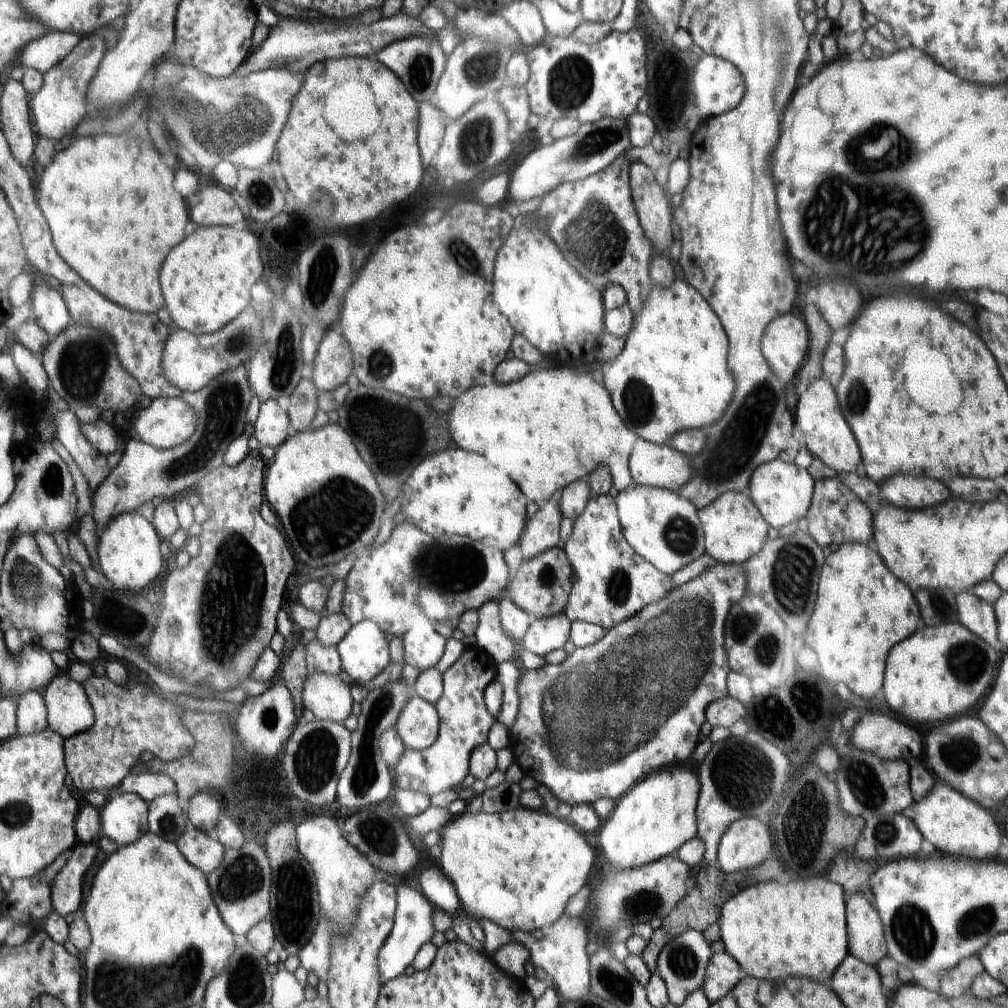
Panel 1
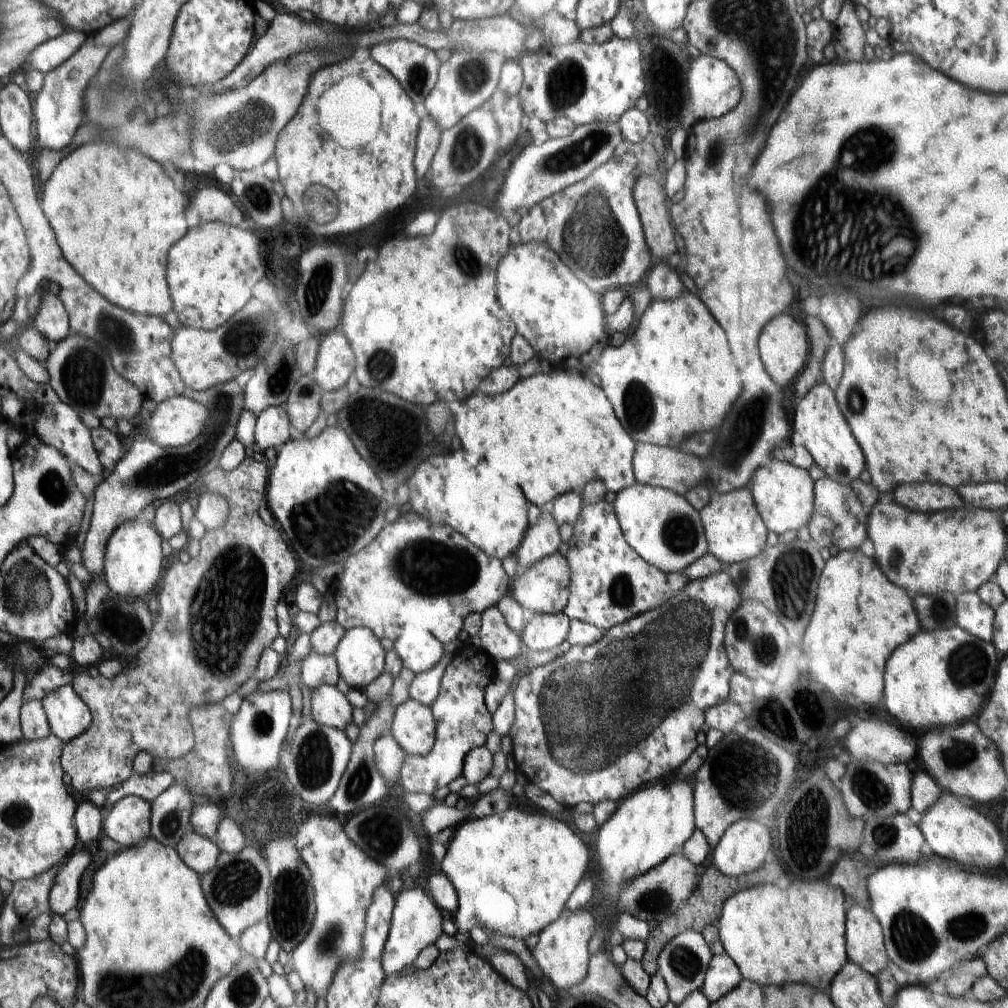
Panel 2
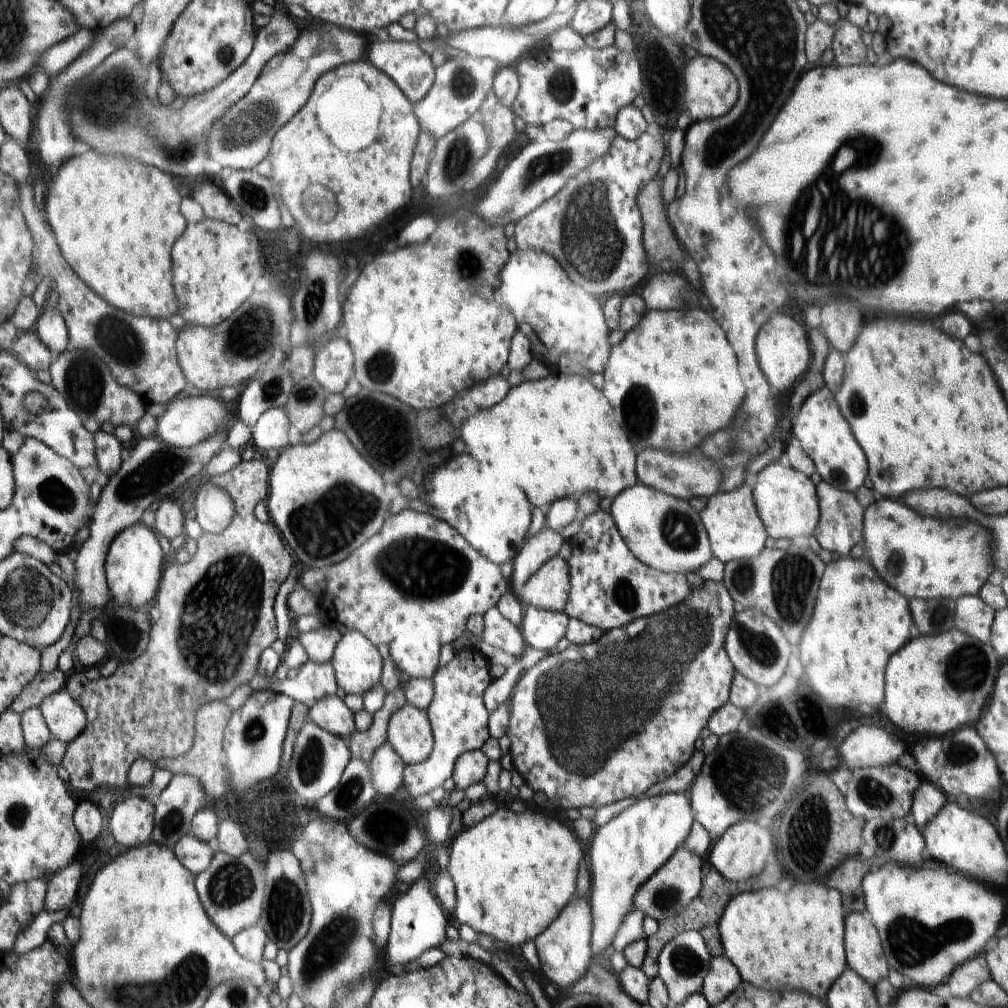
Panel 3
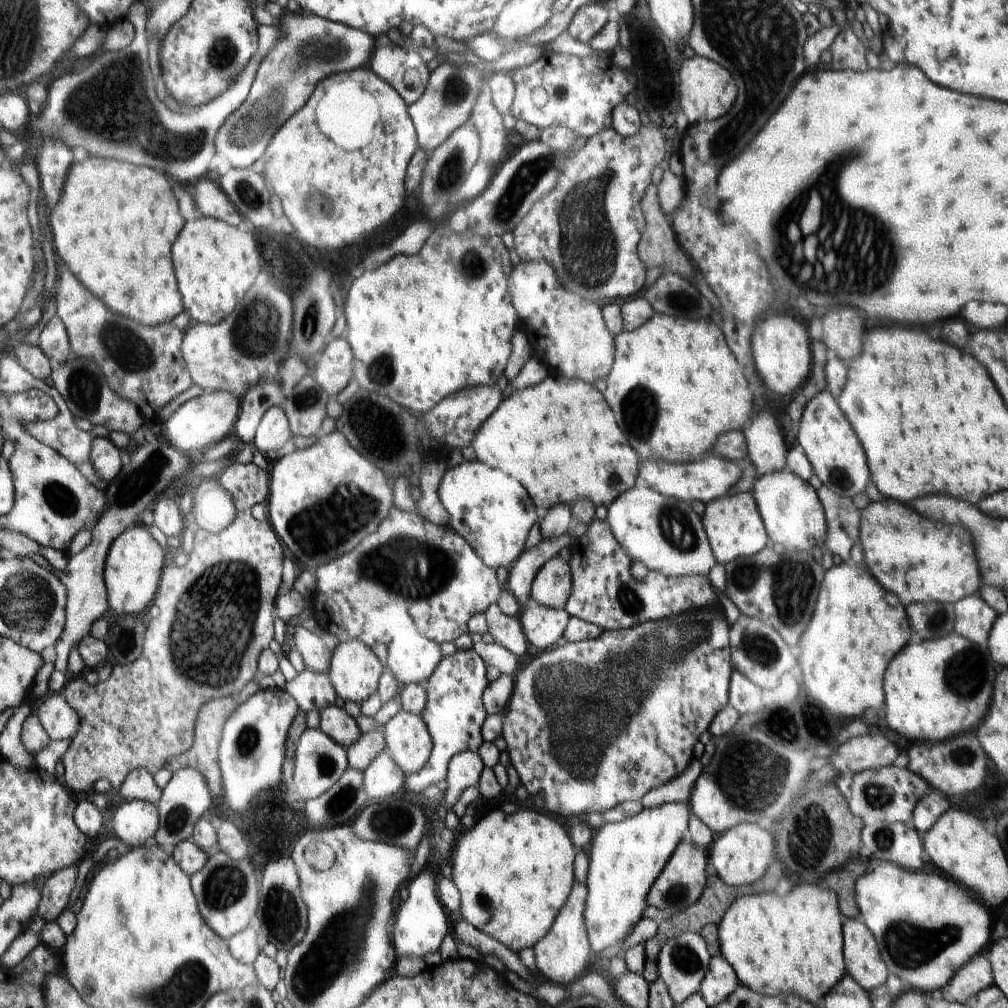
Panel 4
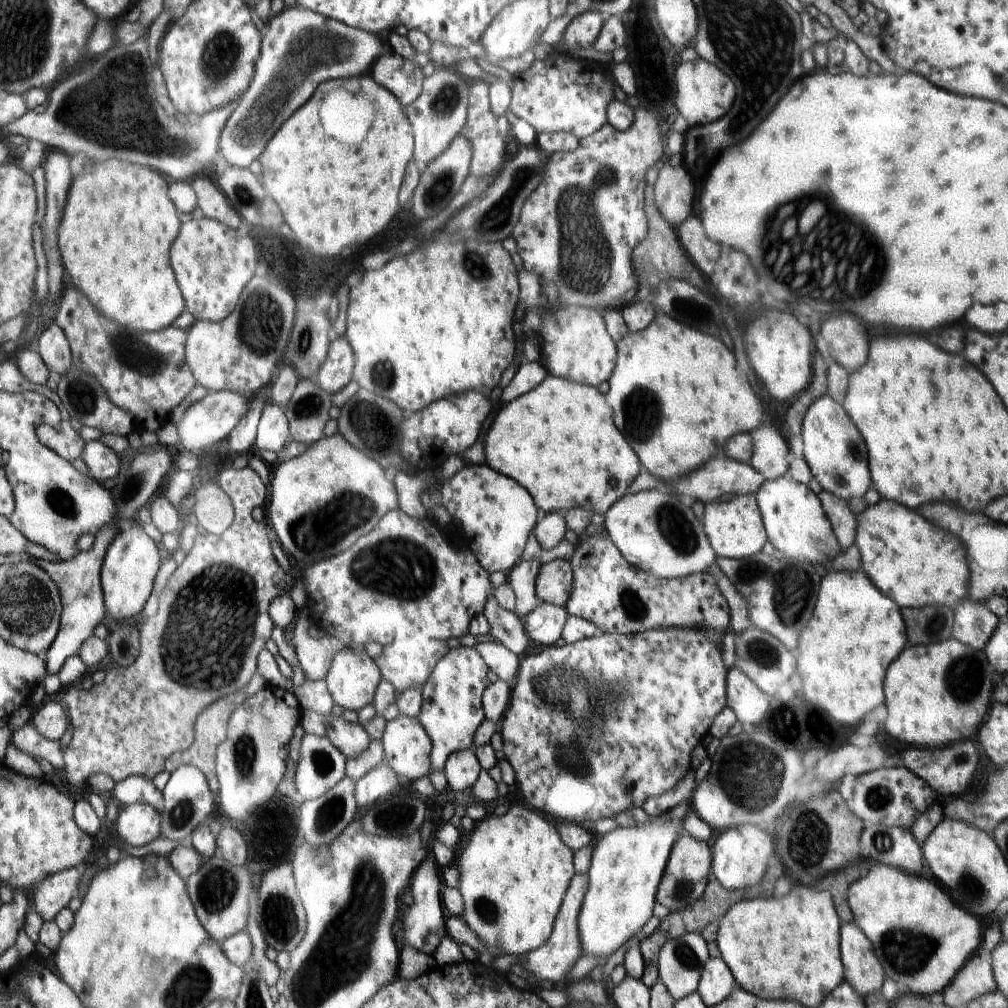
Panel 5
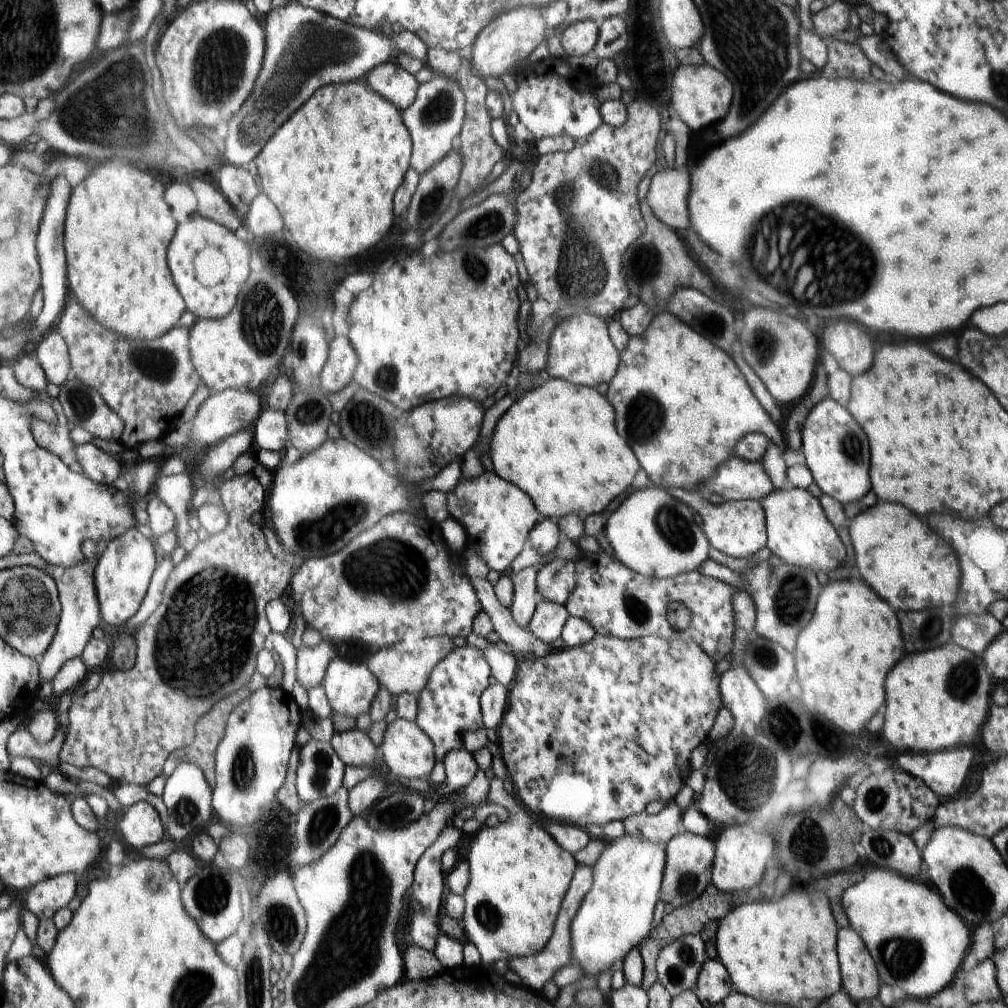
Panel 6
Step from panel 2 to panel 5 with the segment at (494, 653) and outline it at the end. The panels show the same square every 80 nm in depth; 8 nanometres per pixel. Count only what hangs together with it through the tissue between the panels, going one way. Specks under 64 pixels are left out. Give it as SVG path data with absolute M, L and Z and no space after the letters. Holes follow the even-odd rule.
M488 596L484 615L490 624L490 634L497 643L518 657L525 652L530 644L529 634L522 620L516 617L514 612L503 610L495 600L495 596Z

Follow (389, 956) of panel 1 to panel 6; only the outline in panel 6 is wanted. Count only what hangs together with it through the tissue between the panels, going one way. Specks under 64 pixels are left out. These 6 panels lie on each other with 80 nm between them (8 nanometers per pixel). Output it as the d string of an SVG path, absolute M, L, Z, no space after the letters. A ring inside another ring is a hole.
M448 824L447 828L444 828L444 830L440 832L440 836L436 838L432 847L429 847L427 852L424 852L422 858L418 860L418 864L415 868L415 884L412 884L412 894L418 904L420 904L420 910L416 910L410 917L410 935L416 946L427 952L434 952L436 940L438 940L438 936L442 934L442 930L440 930L440 926L438 926L438 918L440 918L442 914L444 896L447 893L447 874L442 871L441 856L446 850L454 849L461 838L462 831Z

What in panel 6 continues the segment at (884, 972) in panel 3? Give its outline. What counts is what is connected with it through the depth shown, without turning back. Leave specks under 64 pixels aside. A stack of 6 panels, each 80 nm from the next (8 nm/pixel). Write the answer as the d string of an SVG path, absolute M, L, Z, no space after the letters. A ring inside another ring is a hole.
M852 926L840 929L840 965L843 988L852 1000L873 1000L878 996L880 980L866 942Z

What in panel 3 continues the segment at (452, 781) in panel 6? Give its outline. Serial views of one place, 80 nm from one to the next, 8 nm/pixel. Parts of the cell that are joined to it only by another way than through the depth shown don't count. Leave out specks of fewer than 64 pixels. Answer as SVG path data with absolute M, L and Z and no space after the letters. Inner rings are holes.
M470 751L460 755L455 760L454 788L456 790L466 790L472 784L482 782L488 768L489 758L481 751Z

